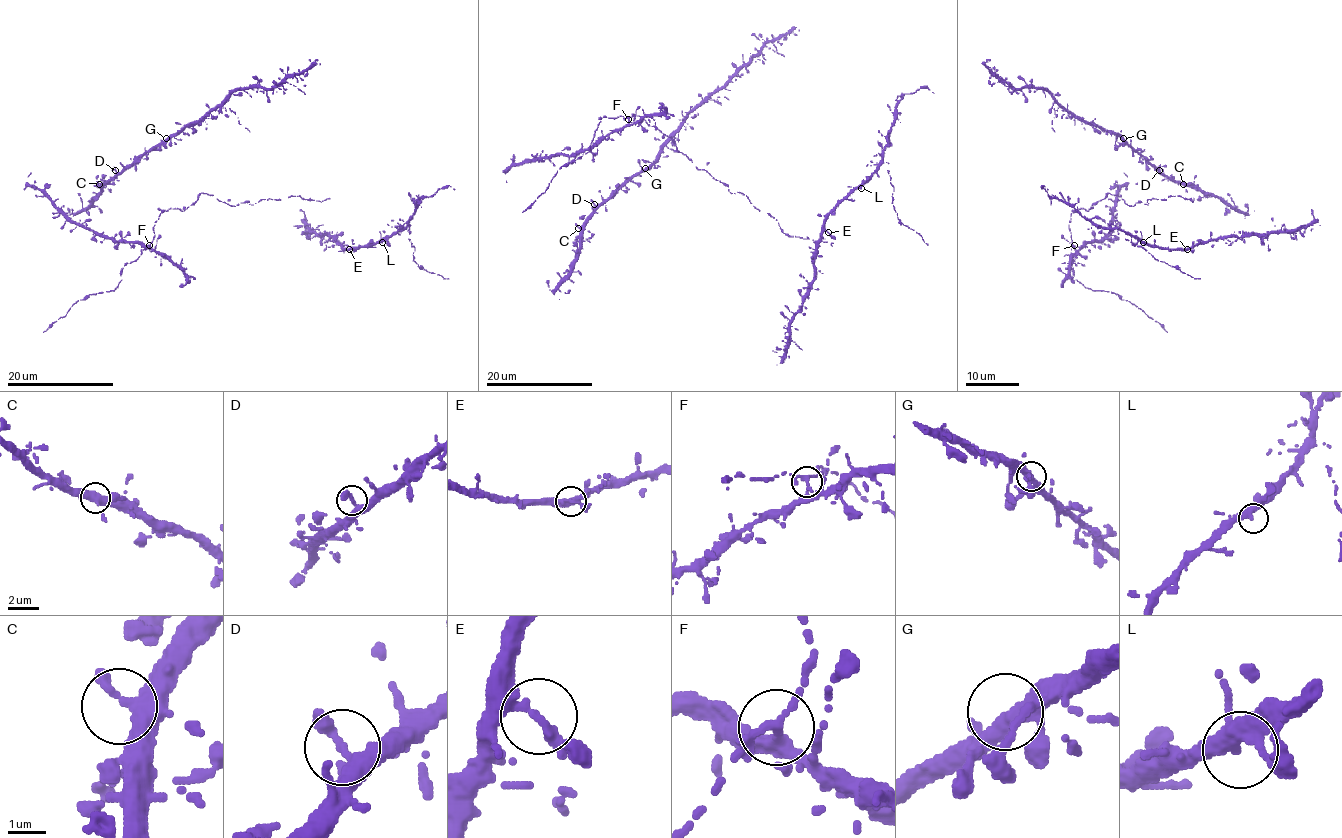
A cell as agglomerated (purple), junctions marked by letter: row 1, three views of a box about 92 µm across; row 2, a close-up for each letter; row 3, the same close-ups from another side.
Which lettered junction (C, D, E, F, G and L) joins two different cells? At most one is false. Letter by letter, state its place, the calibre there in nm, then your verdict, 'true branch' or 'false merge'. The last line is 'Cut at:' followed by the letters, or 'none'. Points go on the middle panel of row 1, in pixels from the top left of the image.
C: (578, 228) | 280 nm | true branch
D: (594, 204) | 200 nm | true branch
E: (828, 232) | 200 nm | true branch
F: (628, 119) | 200 nm | false merge
G: (645, 168) | 320 nm | true branch
L: (861, 188) | 300 nm | true branch
Cut at: F

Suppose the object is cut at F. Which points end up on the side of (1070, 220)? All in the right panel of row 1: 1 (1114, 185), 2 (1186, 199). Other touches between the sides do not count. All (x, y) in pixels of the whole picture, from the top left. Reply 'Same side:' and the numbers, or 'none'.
Same side: 2

